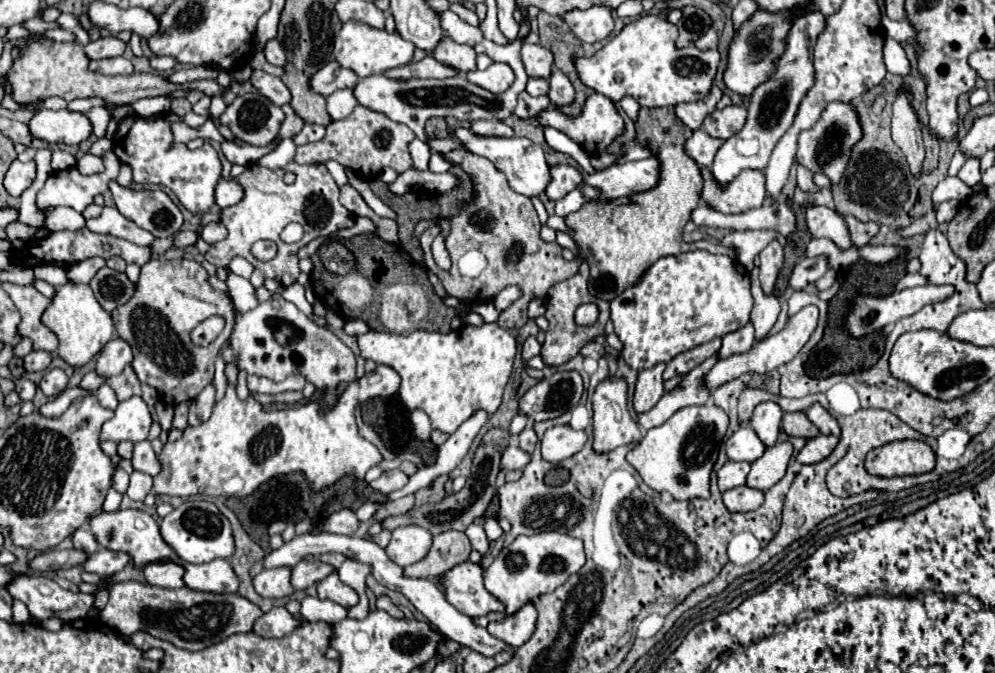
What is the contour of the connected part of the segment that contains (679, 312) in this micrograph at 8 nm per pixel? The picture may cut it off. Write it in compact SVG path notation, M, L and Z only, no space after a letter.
M686 251L680 255L668 255L650 265L638 283L630 285L624 293L612 299L612 323L614 331L624 343L622 357L630 369L652 369L656 363L668 363L676 355L708 343L716 337L724 337L742 329L752 311L750 273L736 259L728 255L712 255L708 251Z

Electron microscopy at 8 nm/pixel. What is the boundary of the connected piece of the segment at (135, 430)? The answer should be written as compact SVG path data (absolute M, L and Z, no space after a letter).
M130 397L126 401L120 401L114 417L104 423L100 439L102 441L144 441L148 437L152 425L152 415L148 405L140 397Z

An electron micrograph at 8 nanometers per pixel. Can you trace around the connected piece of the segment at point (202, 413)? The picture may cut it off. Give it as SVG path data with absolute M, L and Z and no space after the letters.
M210 383L210 385L206 385L204 391L192 401L190 413L188 413L188 423L190 423L190 425L200 425L200 423L204 423L204 421L210 417L212 407L214 407L214 395L216 395L216 389L214 389L214 385Z

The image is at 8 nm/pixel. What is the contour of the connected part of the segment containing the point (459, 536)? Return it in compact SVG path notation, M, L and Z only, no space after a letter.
M448 531L434 537L432 547L424 559L404 567L404 575L412 579L434 579L444 571L452 569L452 565L468 561L472 547L468 545L468 537L462 531Z

